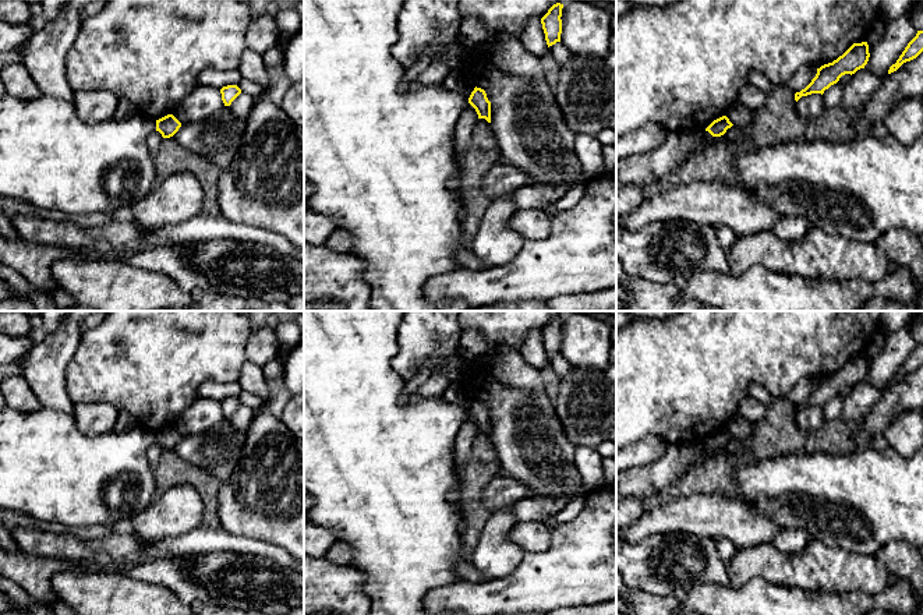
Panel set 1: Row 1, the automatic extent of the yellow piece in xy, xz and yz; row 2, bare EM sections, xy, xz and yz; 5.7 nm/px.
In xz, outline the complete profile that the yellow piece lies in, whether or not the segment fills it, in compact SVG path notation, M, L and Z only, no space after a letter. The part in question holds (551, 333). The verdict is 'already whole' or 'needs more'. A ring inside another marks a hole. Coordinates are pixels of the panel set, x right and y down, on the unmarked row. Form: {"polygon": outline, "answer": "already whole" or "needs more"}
{"polygon": "M556 315L541 331L541 336L542 336L542 342L544 342L544 346L545 346L545 353L547 353L548 360L555 357L556 354L560 354L562 321L563 321L563 317Z", "answer": "already whole"}

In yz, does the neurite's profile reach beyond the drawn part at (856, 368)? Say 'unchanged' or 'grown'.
unchanged

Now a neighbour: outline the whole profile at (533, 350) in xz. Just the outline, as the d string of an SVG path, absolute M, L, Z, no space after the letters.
M527 333L519 351L523 358L537 370L548 364L548 357L545 353L545 346L541 333Z

